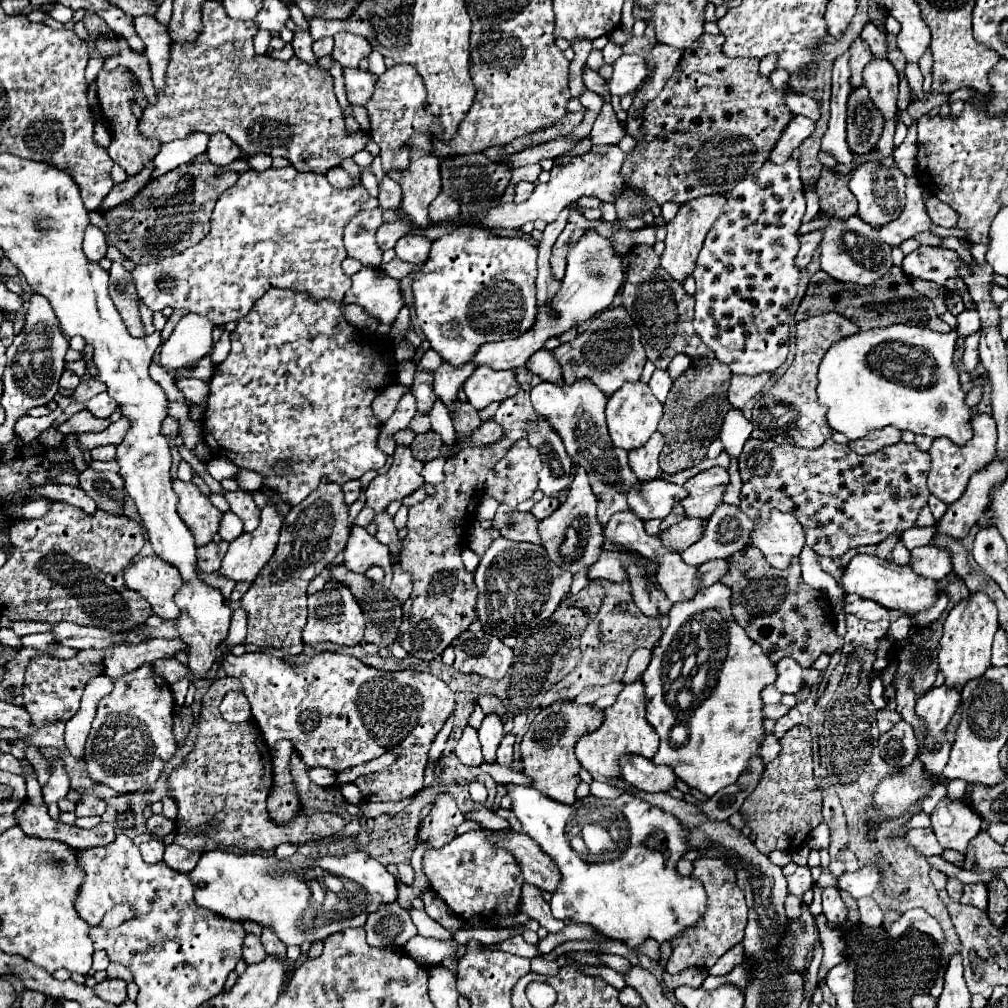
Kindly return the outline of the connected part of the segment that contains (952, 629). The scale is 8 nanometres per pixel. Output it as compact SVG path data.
M971 592L965 600L955 604L943 624L941 636L941 650L939 650L939 670L945 676L947 686L961 688L971 678L983 674L991 664L991 644L997 632L997 608L993 606L991 598L981 592Z

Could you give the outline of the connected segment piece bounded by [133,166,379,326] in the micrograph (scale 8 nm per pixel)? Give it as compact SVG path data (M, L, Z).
M293 166L263 172L247 170L239 174L235 186L219 196L211 214L211 230L197 246L155 264L139 264L133 270L137 296L151 310L163 310L165 306L185 308L193 314L207 316L215 326L243 318L269 288L287 288L307 292L313 298L341 302L351 286L351 278L341 270L341 262L347 256L343 248L343 226L359 210L377 206L377 198L369 196L363 186L337 190L323 174L297 172Z

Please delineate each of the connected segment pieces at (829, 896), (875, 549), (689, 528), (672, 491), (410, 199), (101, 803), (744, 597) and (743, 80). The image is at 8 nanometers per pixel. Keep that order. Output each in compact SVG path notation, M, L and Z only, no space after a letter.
M837 888L823 890L823 914L827 916L829 924L843 926L847 922L847 906L839 896Z
M893 534L893 536L889 536L887 540L883 540L881 544L875 544L875 546L861 546L861 548L857 548L855 552L875 554L875 556L879 556L879 558L889 558L889 554L891 554L891 550L895 548L897 542L899 542L899 534Z
M685 518L683 522L663 530L657 534L657 538L661 540L661 544L671 550L671 552L679 552L685 550L685 546L691 546L693 542L697 542L703 534L705 528L705 520L701 518Z
M661 478L639 482L639 488L631 488L627 494L629 510L639 516L641 520L651 518L665 518L673 504L683 500L687 496L687 490L683 486L665 482Z
M417 134L411 138L411 146L415 146L415 154L411 154L411 162L403 174L391 174L391 178L401 186L401 210L409 216L409 220L425 228L429 218L429 206L441 192L441 176L439 176L439 158L427 154L427 138Z
M81 796L81 800L77 802L77 810L75 816L101 816L105 812L107 804L105 800L101 800L99 796Z
M747 546L727 558L727 562L729 570L721 576L721 582L733 590L731 612L771 662L789 656L809 668L819 654L831 654L843 646L843 638L837 638L835 634L831 604L819 590L803 582L799 558L793 558L785 570L777 570L765 562L755 546Z
M703 34L699 40L695 40L689 48L685 48L683 60L677 66L675 74L667 80L665 88L661 90L661 94L657 98L653 98L651 102L647 102L647 106L643 108L643 124L641 124L641 134L643 140L637 140L635 150L627 156L627 160L623 162L621 168L621 176L625 180L629 180L629 184L637 186L641 192L649 194L659 206L665 202L677 202L677 204L687 204L693 198L699 196L707 196L707 194L727 194L729 190L733 190L733 186L743 180L745 176L755 174L755 170L759 170L765 162L767 162L767 154L771 152L771 146L775 146L775 138L779 138L779 130L783 130L783 126L787 126L787 122L791 120L791 112L787 110L787 106L783 106L783 88L775 90L771 88L771 84L767 82L767 78L759 76L759 60L757 58L727 58L725 54L719 54L723 44L723 36L717 34Z

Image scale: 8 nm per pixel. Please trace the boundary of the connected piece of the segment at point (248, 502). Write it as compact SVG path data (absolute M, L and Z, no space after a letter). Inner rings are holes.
M237 490L237 492L225 492L225 500L229 502L231 510L243 520L245 532L253 532L259 524L259 508L253 502L253 496L249 492Z

